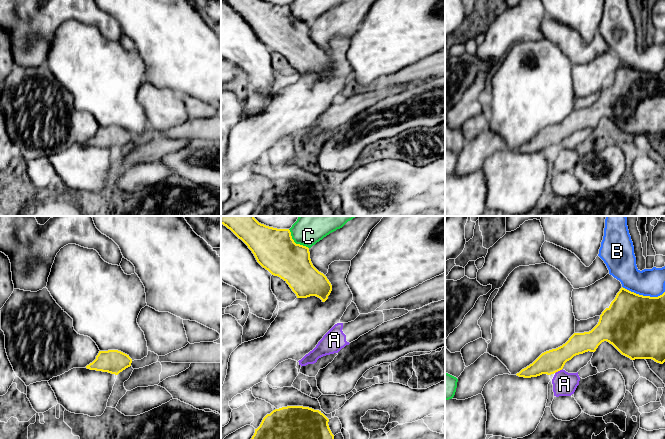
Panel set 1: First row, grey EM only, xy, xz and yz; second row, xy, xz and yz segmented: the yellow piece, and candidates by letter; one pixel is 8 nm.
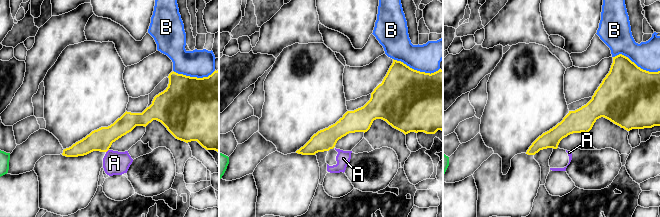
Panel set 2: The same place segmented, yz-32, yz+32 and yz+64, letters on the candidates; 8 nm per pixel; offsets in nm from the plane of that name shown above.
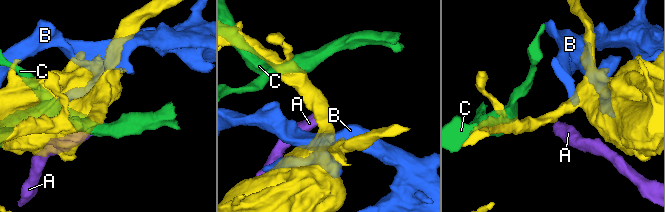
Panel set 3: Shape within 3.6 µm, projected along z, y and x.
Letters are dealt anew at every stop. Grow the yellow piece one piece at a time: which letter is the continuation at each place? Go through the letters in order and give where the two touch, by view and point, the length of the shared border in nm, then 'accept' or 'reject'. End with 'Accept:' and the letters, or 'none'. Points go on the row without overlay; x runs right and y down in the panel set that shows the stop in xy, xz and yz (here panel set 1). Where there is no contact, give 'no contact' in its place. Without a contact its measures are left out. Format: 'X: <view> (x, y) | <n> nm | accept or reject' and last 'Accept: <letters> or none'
A: yz (558, 146) | 80 nm | reject
B: yz (642, 71) | 340 nm | reject
C: xz (294, 18) | 220 nm | reject
Accept: none

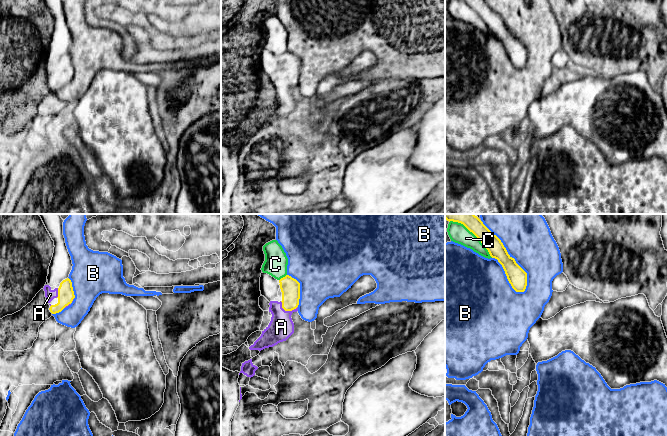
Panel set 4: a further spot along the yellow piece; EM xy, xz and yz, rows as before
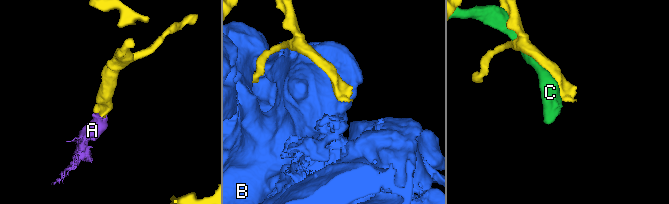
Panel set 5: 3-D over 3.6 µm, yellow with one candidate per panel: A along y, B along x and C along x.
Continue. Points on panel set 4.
A: xz (287, 86) | 150 nm | accept
B: yz (513, 34) | 650 nm | reject
C: yz (479, 15) | 360 nm | reject
Accept: A

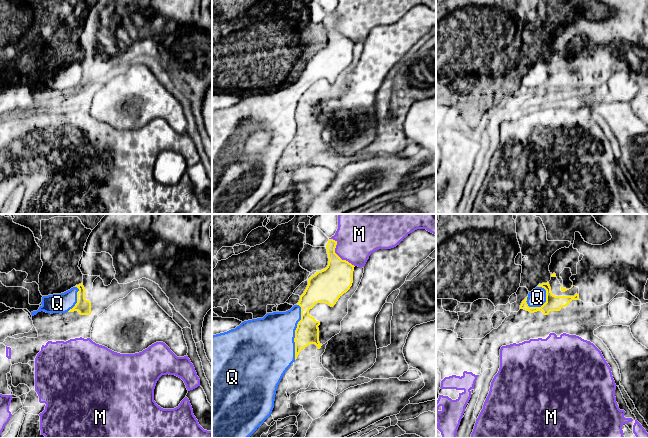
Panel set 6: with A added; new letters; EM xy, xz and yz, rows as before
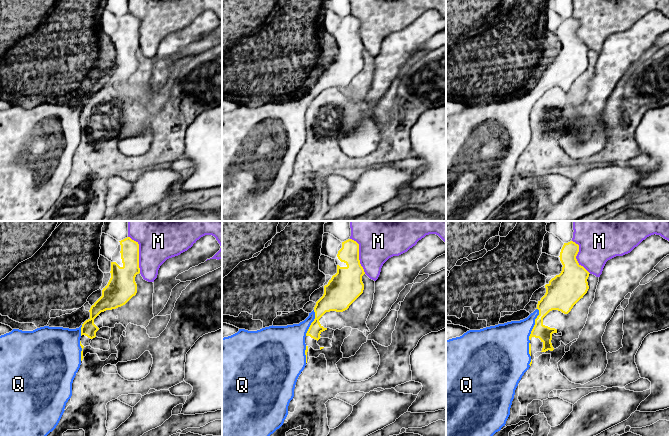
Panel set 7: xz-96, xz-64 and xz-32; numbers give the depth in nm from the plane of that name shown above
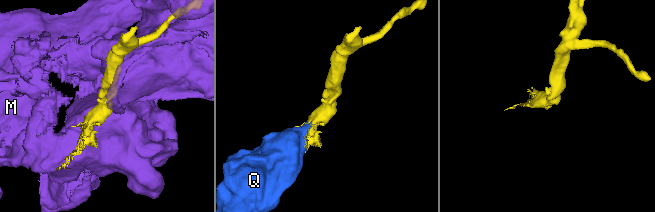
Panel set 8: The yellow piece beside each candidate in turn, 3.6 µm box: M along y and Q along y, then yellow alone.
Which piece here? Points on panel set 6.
M: xz (335, 29) | 300 nm | reject
Q: xz (295, 108) | 440 nm | accept
Accept: Q

